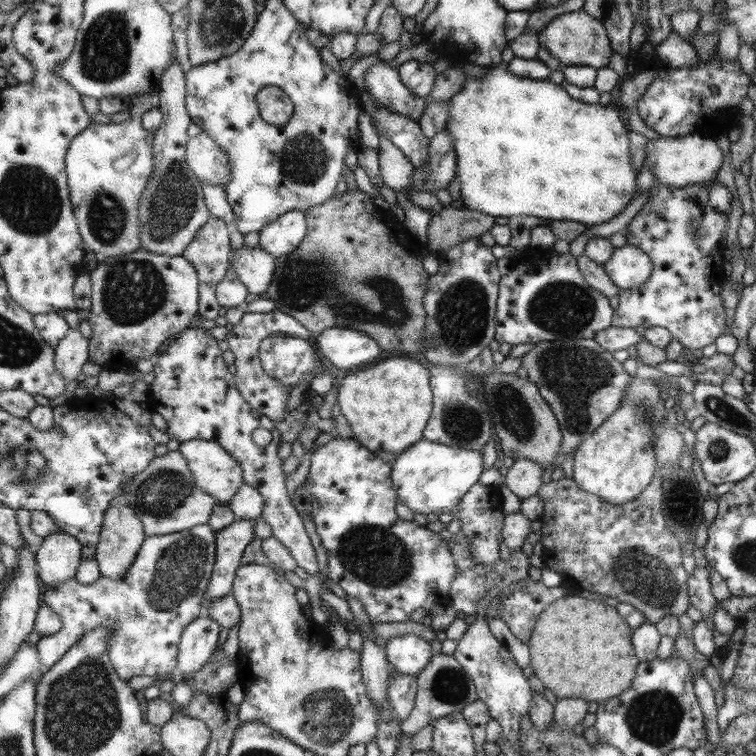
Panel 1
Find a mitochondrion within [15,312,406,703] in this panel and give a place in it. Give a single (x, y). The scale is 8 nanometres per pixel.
(178, 569)

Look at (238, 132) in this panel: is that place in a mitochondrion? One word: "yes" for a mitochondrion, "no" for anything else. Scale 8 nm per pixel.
no

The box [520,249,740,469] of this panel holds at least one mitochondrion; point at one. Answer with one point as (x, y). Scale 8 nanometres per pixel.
(572, 372)

